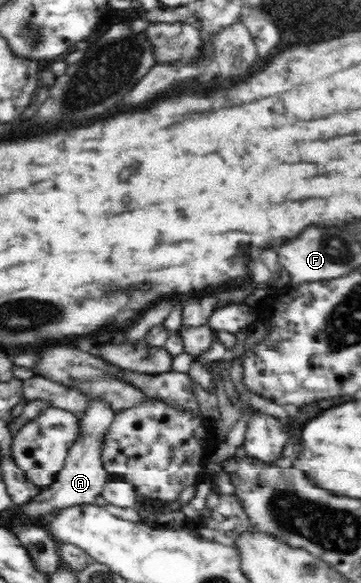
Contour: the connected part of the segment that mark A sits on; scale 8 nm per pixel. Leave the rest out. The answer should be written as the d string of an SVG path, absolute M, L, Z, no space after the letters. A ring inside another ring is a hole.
M94 401L88 406L81 419L79 434L71 445L65 460L64 468L57 473L56 481L37 495L37 498L27 505L16 507L16 516L29 519L32 522L47 522L46 515L52 509L64 509L72 505L94 504L100 501L104 485L109 480L109 473L105 471L102 462L102 437L108 425L114 419L114 412L103 401Z

